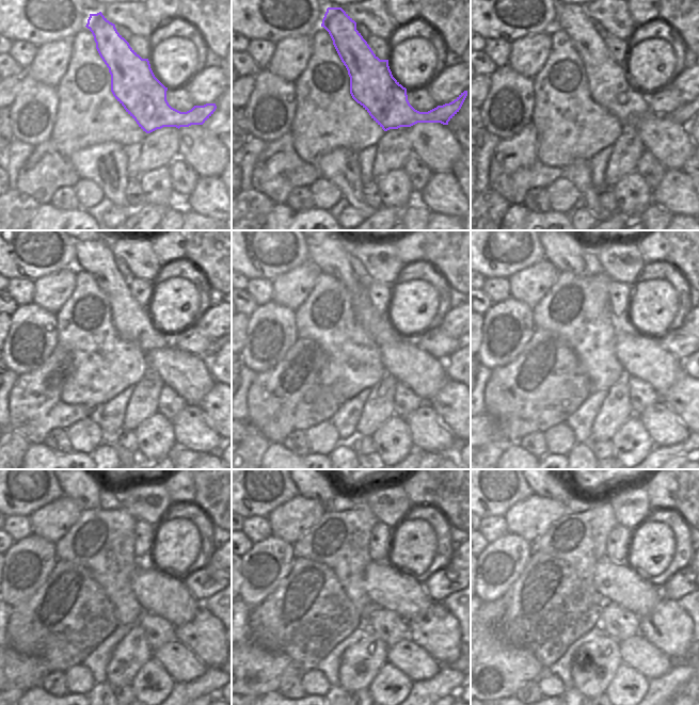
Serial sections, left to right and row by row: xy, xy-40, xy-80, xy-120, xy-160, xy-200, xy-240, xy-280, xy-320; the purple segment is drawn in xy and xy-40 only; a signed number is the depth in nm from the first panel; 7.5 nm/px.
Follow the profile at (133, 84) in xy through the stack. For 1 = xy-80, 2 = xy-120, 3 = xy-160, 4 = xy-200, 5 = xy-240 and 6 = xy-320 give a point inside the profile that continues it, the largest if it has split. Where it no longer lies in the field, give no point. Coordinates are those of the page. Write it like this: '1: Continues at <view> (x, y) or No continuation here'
1: Continues at xy-80 (610, 86)
2: Continues at xy-120 (132, 322)
3: Continues at xy-160 (330, 255)
4: Continues at xy-200 (565, 252)
5: Continues at xy-240 (85, 491)
6: Continues at xy-320 (562, 491).

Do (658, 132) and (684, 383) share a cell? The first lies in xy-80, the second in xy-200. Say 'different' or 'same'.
different

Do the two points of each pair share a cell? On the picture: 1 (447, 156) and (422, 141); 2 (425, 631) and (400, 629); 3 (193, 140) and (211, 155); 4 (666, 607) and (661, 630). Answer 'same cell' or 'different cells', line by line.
1: same cell
2: different cells
3: same cell
4: same cell

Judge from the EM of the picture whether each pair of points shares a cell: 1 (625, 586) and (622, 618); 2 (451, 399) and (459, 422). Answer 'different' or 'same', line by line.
1: different
2: same

